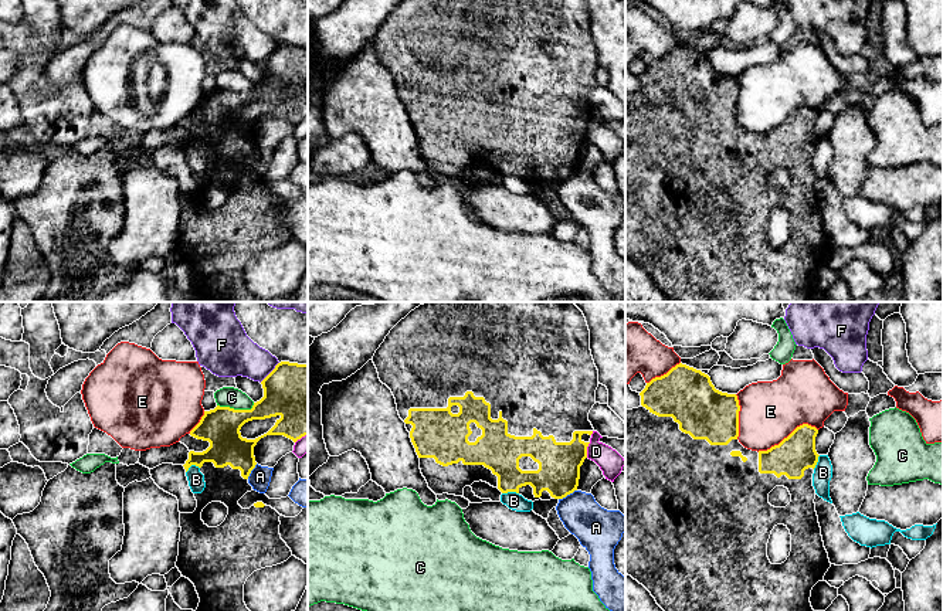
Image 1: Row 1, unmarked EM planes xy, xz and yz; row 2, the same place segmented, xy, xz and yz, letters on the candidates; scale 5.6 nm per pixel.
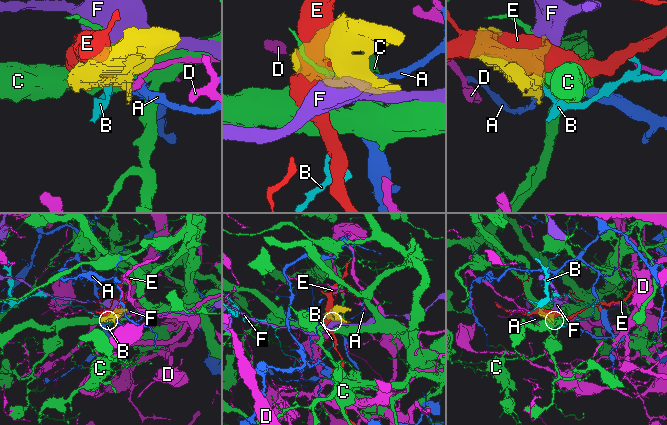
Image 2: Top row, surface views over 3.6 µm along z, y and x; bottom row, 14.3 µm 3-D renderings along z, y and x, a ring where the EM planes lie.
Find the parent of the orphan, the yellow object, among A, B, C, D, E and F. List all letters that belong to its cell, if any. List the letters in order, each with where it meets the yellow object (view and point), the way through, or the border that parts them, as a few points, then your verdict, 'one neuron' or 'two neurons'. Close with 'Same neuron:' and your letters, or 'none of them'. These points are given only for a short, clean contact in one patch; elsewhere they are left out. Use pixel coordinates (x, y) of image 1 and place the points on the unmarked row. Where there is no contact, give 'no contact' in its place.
A: meets yellow in xz at (567, 176); border along xz (576, 172), (559, 182); two neurons
B: meets yellow in xz at (509, 173); border along xz (518, 175), (502, 176); two neurons
C: meets yellow in xy at (236, 92); border along xy (254, 85), (250, 91), (230, 91), (217, 87); two neurons
D: meets yellow in xz at (586, 132); two neurons
E: meets yellow in yz at (789, 118); two neurons
F: meets yellow in xy at (271, 54); two neurons
Same neuron: none of them

